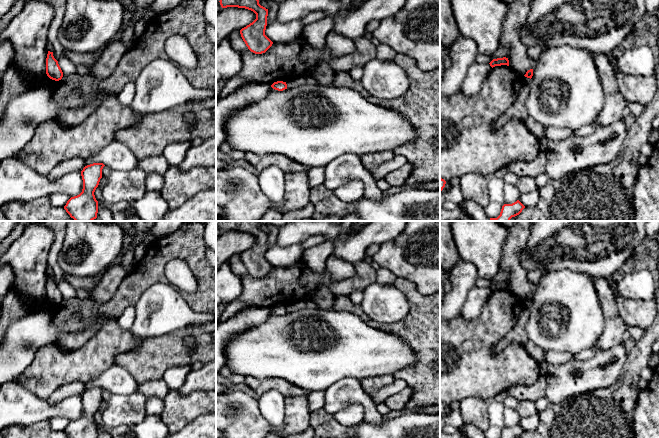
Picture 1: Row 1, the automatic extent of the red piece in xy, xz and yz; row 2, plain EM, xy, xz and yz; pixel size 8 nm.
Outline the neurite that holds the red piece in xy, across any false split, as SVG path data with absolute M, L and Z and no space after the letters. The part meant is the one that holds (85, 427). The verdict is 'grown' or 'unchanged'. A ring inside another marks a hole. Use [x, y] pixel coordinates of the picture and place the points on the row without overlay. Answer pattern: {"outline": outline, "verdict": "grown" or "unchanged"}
{"outline": "M93 387L87 389L81 395L83 404L82 416L74 421L71 421L64 433L68 438L97 438L98 425L95 422L94 416L102 402L103 387Z", "verdict": "unchanged"}

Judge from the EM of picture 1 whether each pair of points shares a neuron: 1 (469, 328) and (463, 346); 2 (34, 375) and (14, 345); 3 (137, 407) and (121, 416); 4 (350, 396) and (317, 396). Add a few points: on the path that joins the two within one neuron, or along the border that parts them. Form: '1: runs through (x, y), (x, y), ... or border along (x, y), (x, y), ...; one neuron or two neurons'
1: runs through (469, 332), (469, 340), (467, 342); one neuron
2: border along (43, 347), (37, 351), (32, 362), (15, 380); two neurons
3: runs through (133, 407), (125, 412); one neuron
4: border along (325, 391), (323, 407); two neurons

